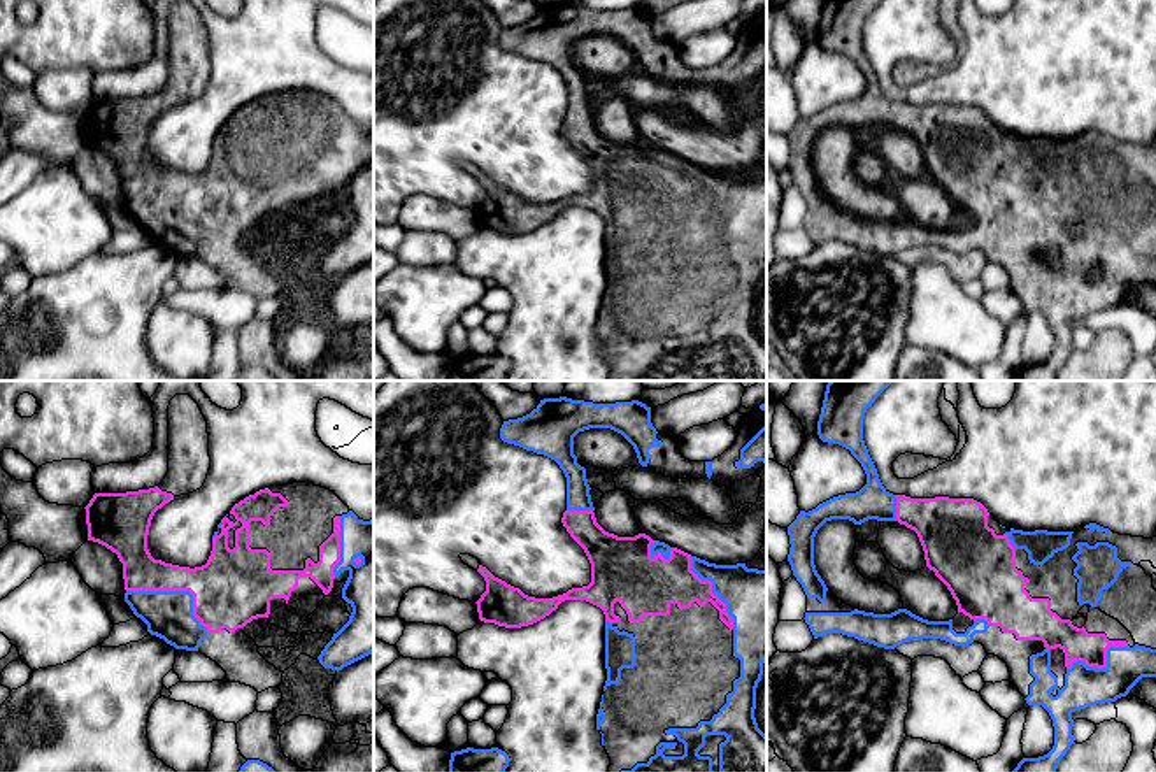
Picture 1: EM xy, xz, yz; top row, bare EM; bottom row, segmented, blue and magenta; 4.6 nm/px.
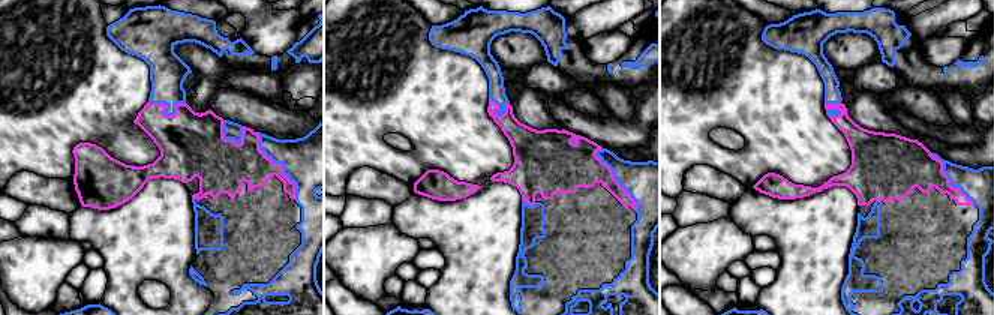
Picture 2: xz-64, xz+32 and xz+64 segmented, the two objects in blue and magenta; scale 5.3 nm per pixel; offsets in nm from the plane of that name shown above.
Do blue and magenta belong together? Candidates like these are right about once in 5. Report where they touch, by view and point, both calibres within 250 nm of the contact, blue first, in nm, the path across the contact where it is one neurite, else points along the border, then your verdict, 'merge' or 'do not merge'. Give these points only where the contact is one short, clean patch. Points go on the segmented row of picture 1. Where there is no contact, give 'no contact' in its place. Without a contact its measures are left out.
xy (178, 592) | 220/340 nm | merge

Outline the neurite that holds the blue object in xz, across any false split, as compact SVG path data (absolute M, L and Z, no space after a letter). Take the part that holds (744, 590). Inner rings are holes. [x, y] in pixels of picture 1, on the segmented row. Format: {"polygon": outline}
{"polygon": "M540 400L530 414L503 421L500 439L554 460L563 470L567 511L561 523L589 560L591 583L553 598L535 598L479 565L486 581L486 591L475 602L479 619L521 628L544 619L565 600L586 600L603 611L607 681L596 730L610 758L609 772L767 772L767 735L754 718L756 688L767 661L767 570L709 563L646 533L617 537L605 532L593 512L586 468L574 454L574 437L589 428L621 433L642 467L672 479L709 477L728 488L767 465L767 402L742 419L728 451L712 461L689 461L675 437L653 426L651 407L639 400Z"}

